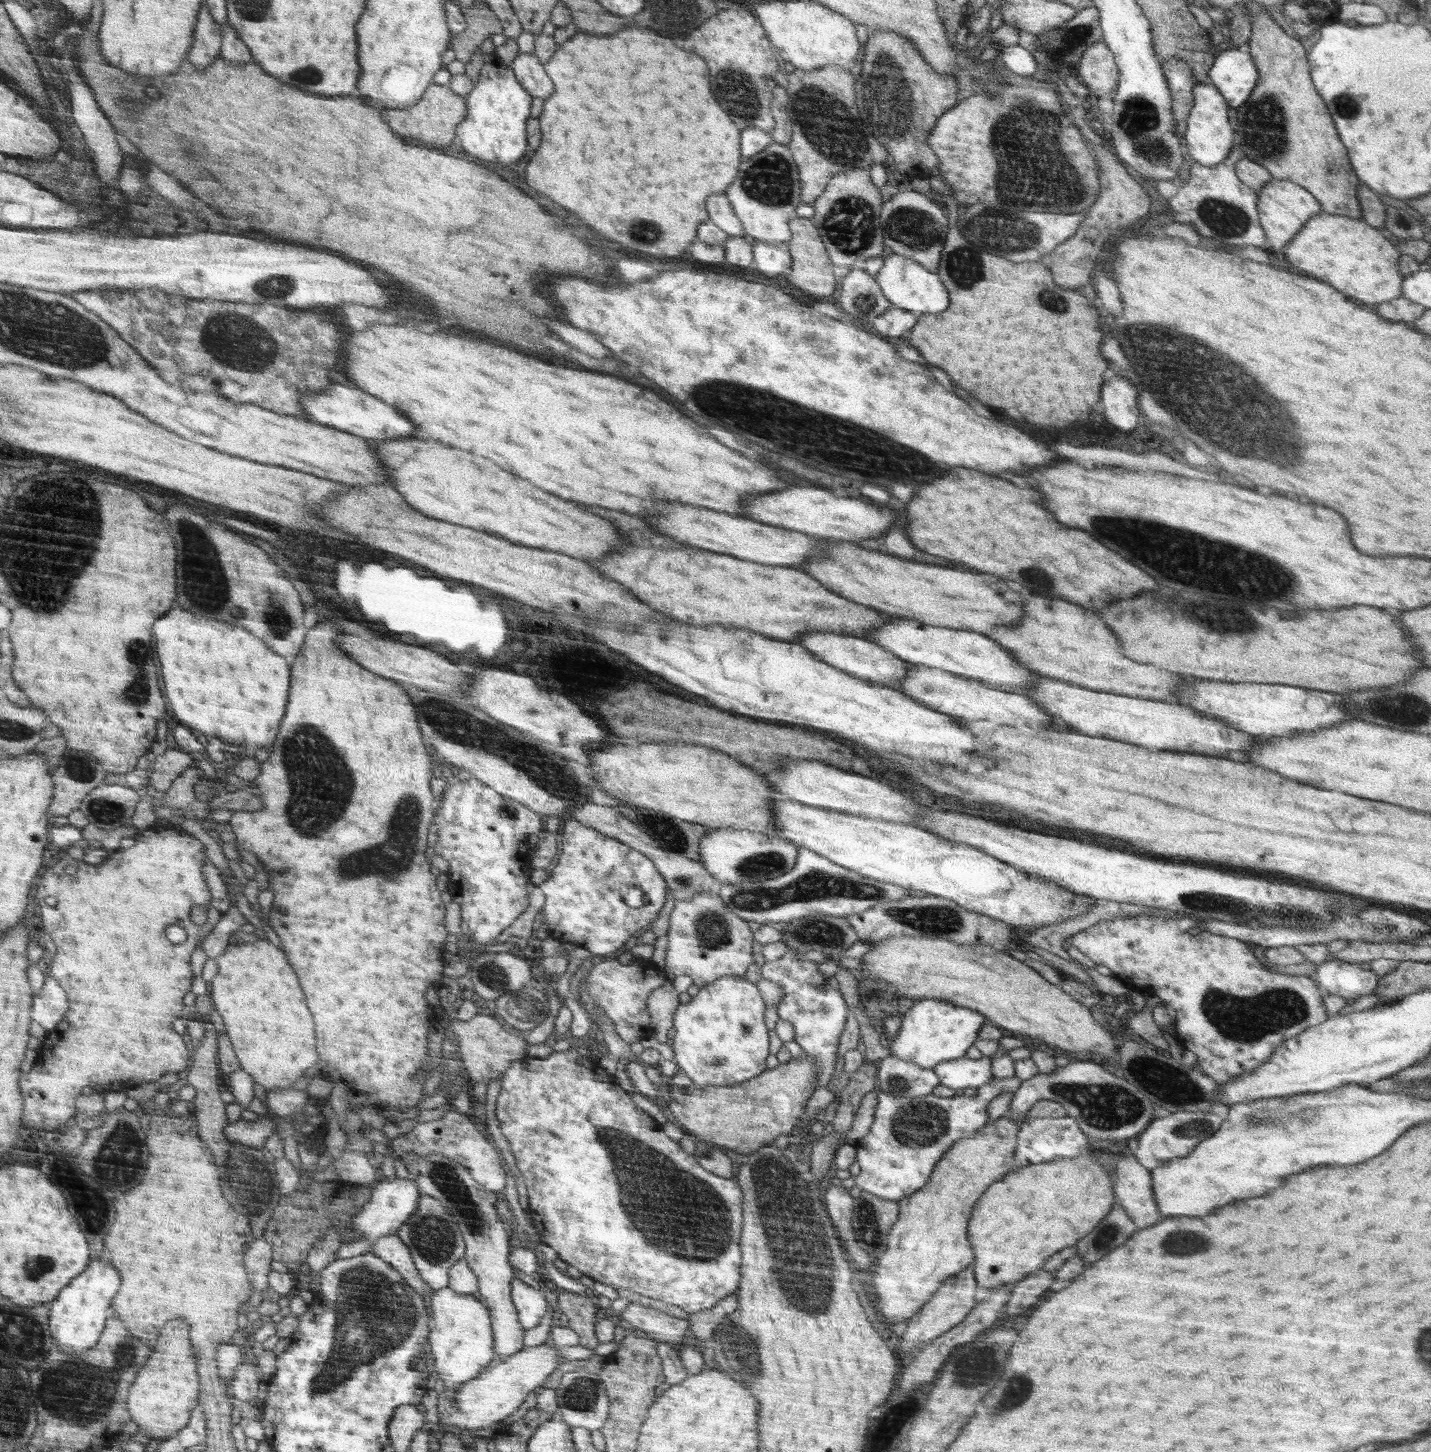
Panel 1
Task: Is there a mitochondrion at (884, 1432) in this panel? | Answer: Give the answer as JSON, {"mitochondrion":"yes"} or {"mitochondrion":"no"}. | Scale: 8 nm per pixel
{"mitochondrion":"no"}

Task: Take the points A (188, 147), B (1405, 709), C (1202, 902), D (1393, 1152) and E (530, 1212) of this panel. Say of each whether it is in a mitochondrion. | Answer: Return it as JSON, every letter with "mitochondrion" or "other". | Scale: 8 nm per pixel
{"A":"mitochondrion","B":"mitochondrion","C":"mitochondrion","D":"other","E":"other"}

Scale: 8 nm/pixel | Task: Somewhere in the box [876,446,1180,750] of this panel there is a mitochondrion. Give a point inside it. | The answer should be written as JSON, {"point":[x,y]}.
{"point":[1041,582]}

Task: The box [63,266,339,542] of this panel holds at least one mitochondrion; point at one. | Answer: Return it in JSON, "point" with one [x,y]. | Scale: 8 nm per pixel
{"point":[236,342]}

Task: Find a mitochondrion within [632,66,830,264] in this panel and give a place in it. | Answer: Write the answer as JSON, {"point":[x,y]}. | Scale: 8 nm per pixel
{"point":[770,181]}

